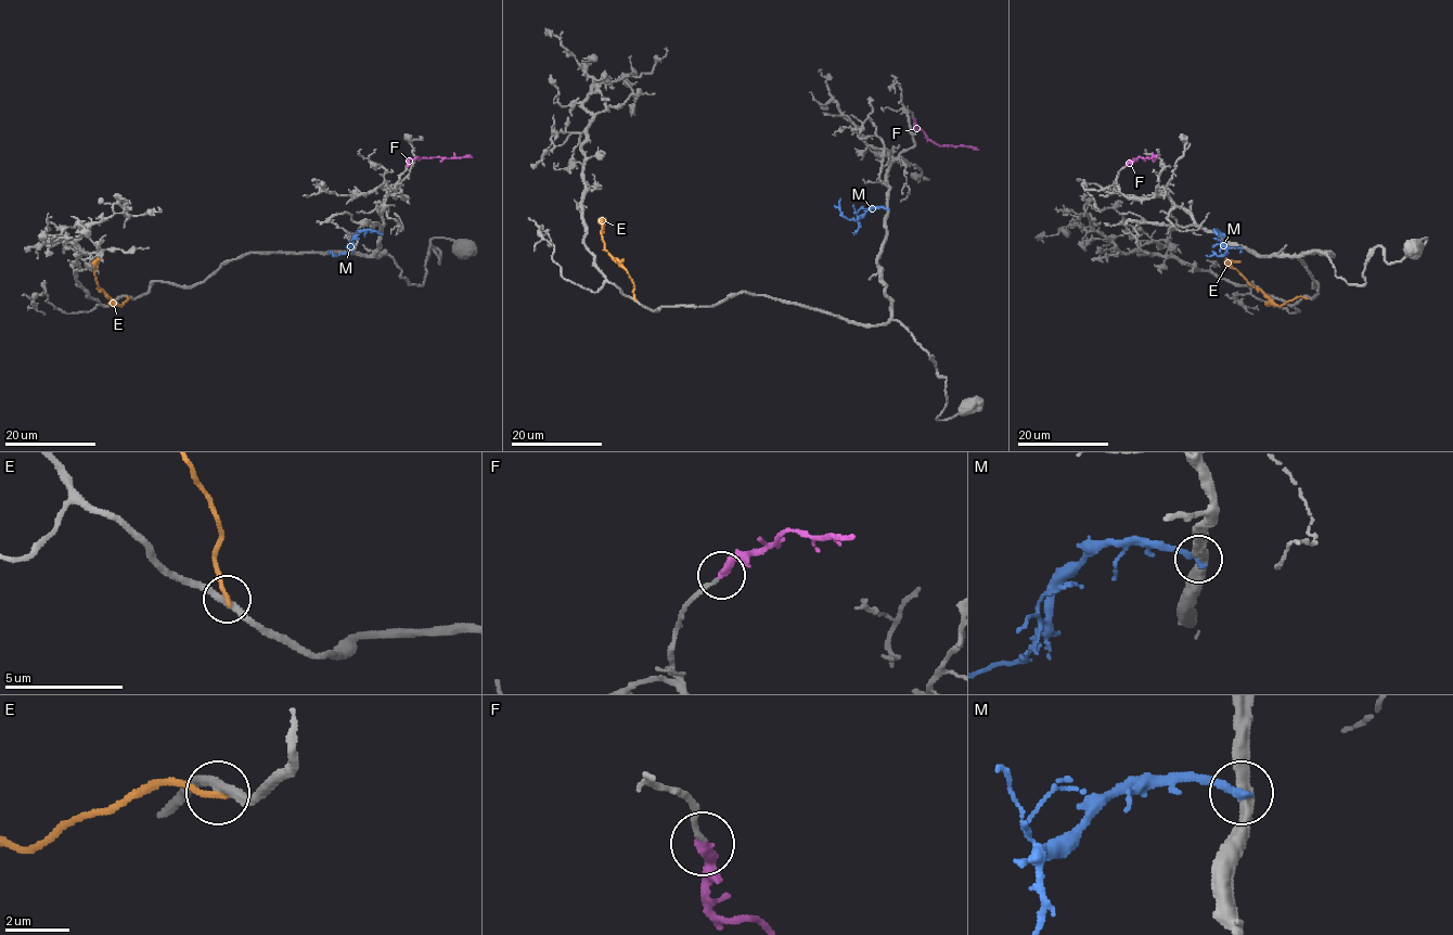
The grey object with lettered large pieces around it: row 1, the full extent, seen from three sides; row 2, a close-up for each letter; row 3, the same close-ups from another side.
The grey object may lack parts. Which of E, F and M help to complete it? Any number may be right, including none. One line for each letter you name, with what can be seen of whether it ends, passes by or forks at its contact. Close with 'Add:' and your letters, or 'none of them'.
F: It ends there
Add: F

